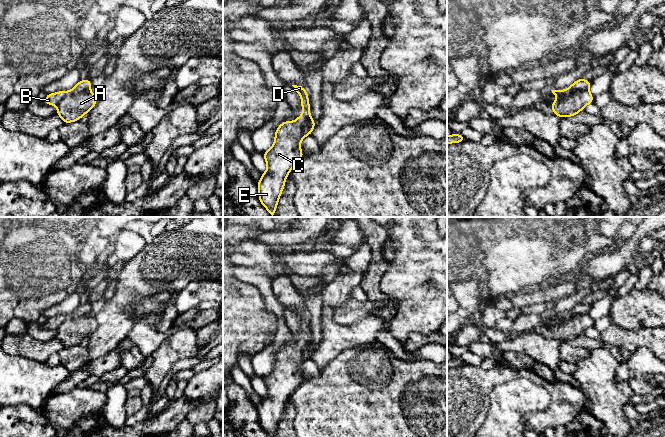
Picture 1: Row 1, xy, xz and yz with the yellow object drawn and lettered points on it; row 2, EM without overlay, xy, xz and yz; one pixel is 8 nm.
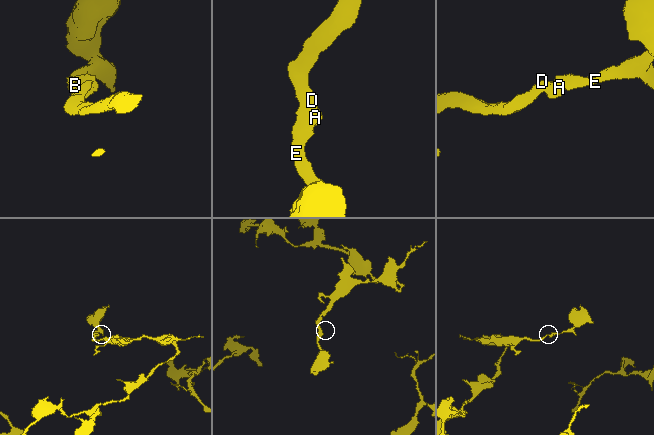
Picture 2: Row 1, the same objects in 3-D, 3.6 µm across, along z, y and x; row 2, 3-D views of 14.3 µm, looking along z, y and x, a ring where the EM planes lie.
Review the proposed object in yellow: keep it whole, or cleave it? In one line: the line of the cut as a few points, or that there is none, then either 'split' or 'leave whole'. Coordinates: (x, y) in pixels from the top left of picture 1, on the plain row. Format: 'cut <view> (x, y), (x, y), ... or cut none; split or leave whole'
cut xy (89, 314), (66, 319), (57, 329); split

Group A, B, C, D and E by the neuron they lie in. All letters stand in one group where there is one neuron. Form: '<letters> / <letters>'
A / B C D E

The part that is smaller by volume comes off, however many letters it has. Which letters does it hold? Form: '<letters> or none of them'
A

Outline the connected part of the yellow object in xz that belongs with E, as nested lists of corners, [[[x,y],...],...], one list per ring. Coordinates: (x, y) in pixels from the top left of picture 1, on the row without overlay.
[[[292,309],[301,320],[302,340],[293,346],[284,345],[275,354],[272,371],[262,379],[267,388],[267,395],[257,407],[258,421],[269,437],[275,437],[280,419],[285,411],[289,396],[304,381],[300,366],[304,362],[304,352],[312,344],[309,338],[310,328],[307,314],[302,310]]]

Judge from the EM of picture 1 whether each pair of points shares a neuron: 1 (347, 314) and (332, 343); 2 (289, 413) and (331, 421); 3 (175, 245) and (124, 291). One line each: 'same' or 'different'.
1: different
2: different
3: same

